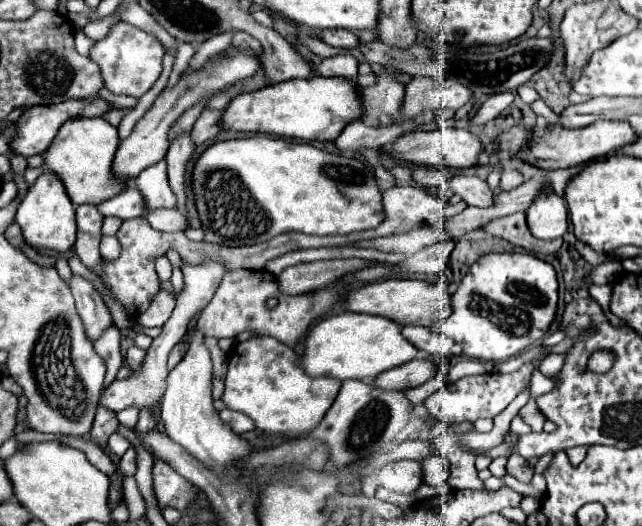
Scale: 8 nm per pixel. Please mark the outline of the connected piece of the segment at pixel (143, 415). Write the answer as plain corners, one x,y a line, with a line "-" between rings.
144,408
140,410
140,420
136,424
136,434
148,434
148,430
156,428
156,420
152,418
152,408

